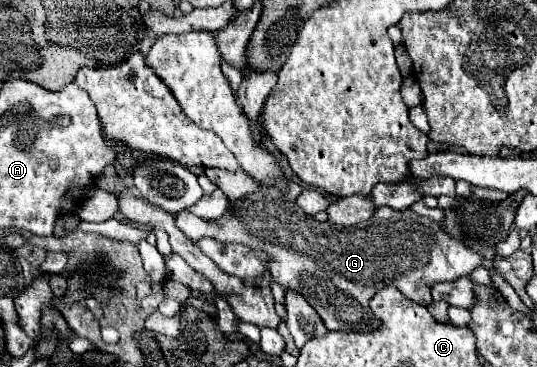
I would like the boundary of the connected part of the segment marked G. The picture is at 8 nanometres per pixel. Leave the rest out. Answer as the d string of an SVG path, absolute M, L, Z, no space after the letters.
M252 193L226 209L220 221L206 221L190 211L180 211L174 223L192 241L214 237L242 243L272 255L270 275L286 289L294 289L318 311L330 331L376 331L382 321L372 315L368 301L386 285L396 285L410 301L430 305L430 285L470 275L482 265L482 257L462 247L436 221L416 215L412 209L394 211L380 207L358 227L330 227L306 215L296 203L274 199L272 193Z

